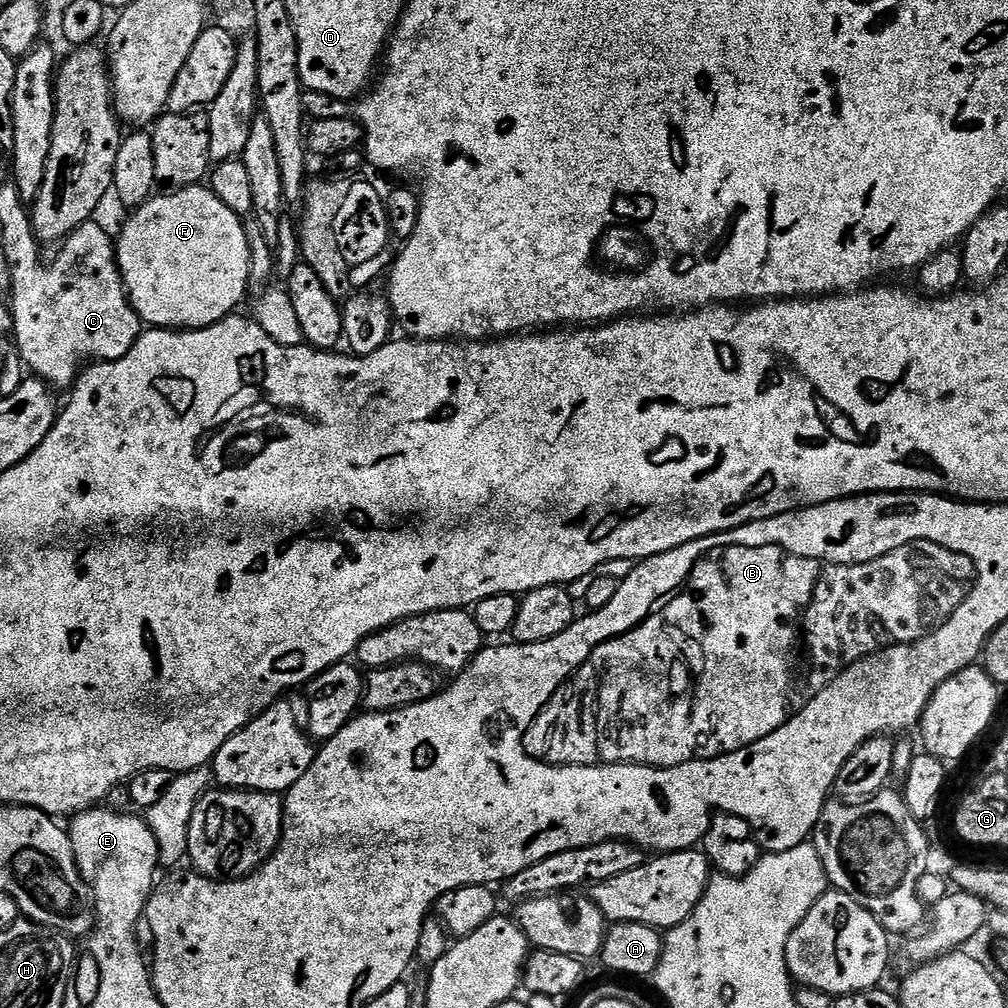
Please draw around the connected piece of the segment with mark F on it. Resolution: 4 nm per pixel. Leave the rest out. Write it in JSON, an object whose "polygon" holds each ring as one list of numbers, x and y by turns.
{"polygon":[[197,186,195,188,178,188,169,191,168,196,153,195,151,200,140,205,131,213,132,216,124,224,124,229,120,232,120,237,115,237,116,264,120,268,120,276,124,280,124,288,128,292,128,300,132,304,132,309,140,315,141,321,152,328,162,328,165,330,191,330,193,328,208,328,212,324,217,324,219,320,233,315,236,308,248,296,248,275,250,274,250,246,246,238,244,220,230,210,230,206,222,203,222,198,213,194,211,187]]}

